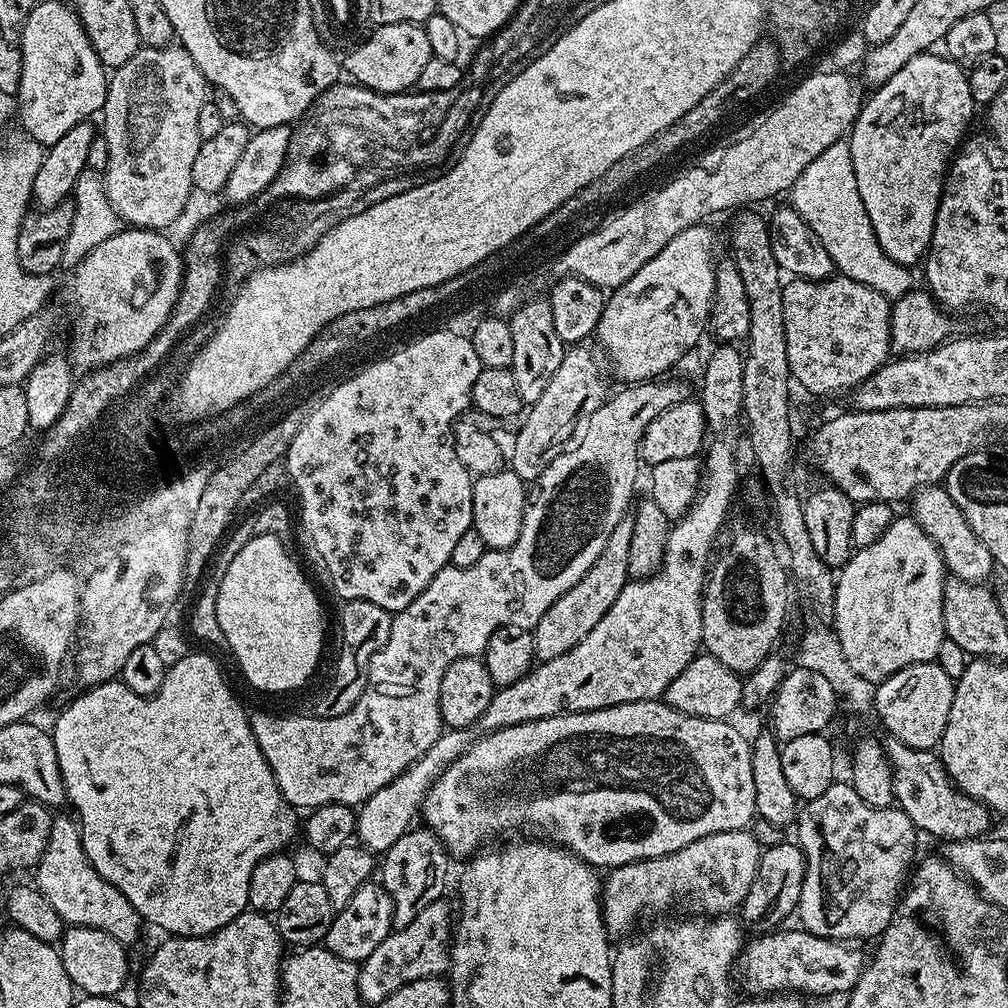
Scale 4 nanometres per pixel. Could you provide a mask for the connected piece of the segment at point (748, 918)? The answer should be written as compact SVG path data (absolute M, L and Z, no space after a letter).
M795 842L780 844L769 843L760 853L758 874L754 874L754 886L750 886L750 894L740 904L738 916L745 925L753 924L756 930L772 930L788 915L795 913L799 906L799 895L802 894L804 871L808 861L804 857L800 845Z

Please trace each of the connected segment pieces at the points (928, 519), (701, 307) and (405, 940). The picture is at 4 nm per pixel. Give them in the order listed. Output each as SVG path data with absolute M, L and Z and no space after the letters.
M947 487L922 488L911 497L911 504L911 519L916 520L918 526L922 526L924 533L934 542L934 546L938 546L945 569L953 577L971 584L987 581L987 576L994 572L994 561L990 550L986 550L986 542L982 542L982 538L978 538L978 534L974 534L970 522L966 522L966 514L962 514L962 510L958 510L954 498L950 498Z
M707 223L695 224L678 238L674 238L650 262L646 262L637 274L627 280L622 286L613 289L605 301L602 318L595 330L595 337L604 344L608 356L612 359L612 368L621 383L645 383L665 375L671 364L676 364L683 358L684 352L692 348L700 340L700 335L706 332L708 309L712 307L712 291L716 270L714 260L706 253L716 244L716 236L708 229Z
M441 898L430 902L410 926L402 926L388 933L388 937L360 964L358 990L365 1005L374 1006L382 1002L394 990L402 990L410 982L427 976L440 976L450 968L450 945L454 931L454 908Z

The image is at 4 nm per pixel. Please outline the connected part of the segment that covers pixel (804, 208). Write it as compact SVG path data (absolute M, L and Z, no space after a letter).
M847 143L831 144L794 182L790 190L790 206L808 223L810 230L820 240L820 247L830 254L836 264L836 272L850 278L870 290L878 290L889 302L913 291L913 269L894 262L887 256L874 234L870 214L862 206L862 194L858 194L858 178L854 178L854 166Z

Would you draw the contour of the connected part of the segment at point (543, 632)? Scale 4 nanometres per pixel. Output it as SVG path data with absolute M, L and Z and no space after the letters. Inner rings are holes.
M626 514L618 526L614 526L610 538L606 538L606 546L602 546L602 554L594 558L594 566L590 566L590 570L586 570L586 574L582 574L582 578L578 578L578 582L574 582L574 586L570 586L570 590L566 590L566 594L554 602L554 606L550 606L542 618L538 618L536 627L531 629L537 661L558 658L574 650L574 646L578 646L578 642L582 642L582 638L586 638L586 634L590 634L598 622L602 622L606 610L614 606L618 594L622 594L630 579L630 534L633 532L634 522L631 515Z

